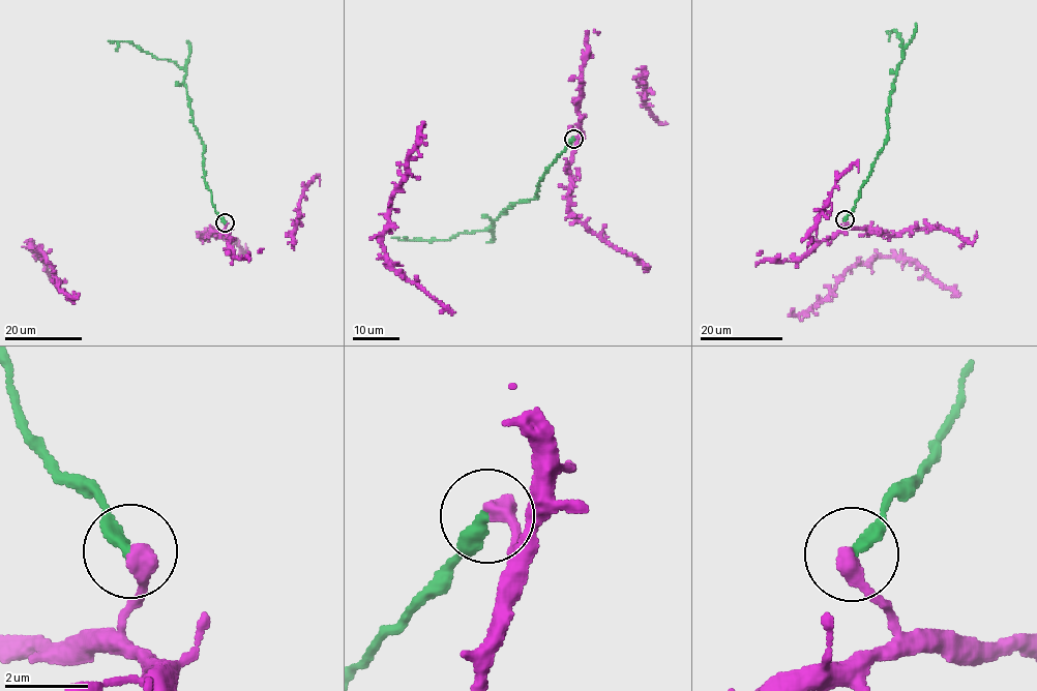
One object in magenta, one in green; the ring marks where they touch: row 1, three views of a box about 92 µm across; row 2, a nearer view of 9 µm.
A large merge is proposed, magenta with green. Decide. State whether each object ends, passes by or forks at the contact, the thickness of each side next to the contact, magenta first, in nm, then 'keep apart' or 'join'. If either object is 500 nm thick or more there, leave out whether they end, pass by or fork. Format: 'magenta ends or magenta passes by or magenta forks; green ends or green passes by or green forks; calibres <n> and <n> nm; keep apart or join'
magenta ends; green ends; calibres 480 and 320 nm; keep apart

